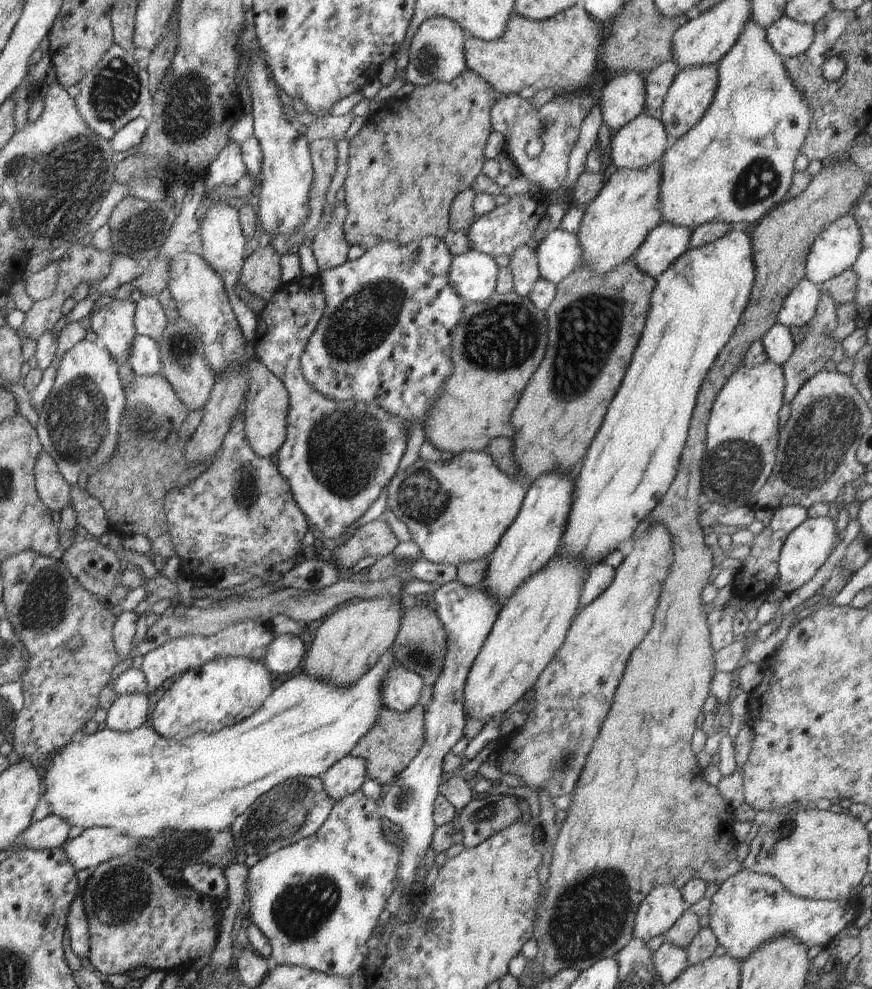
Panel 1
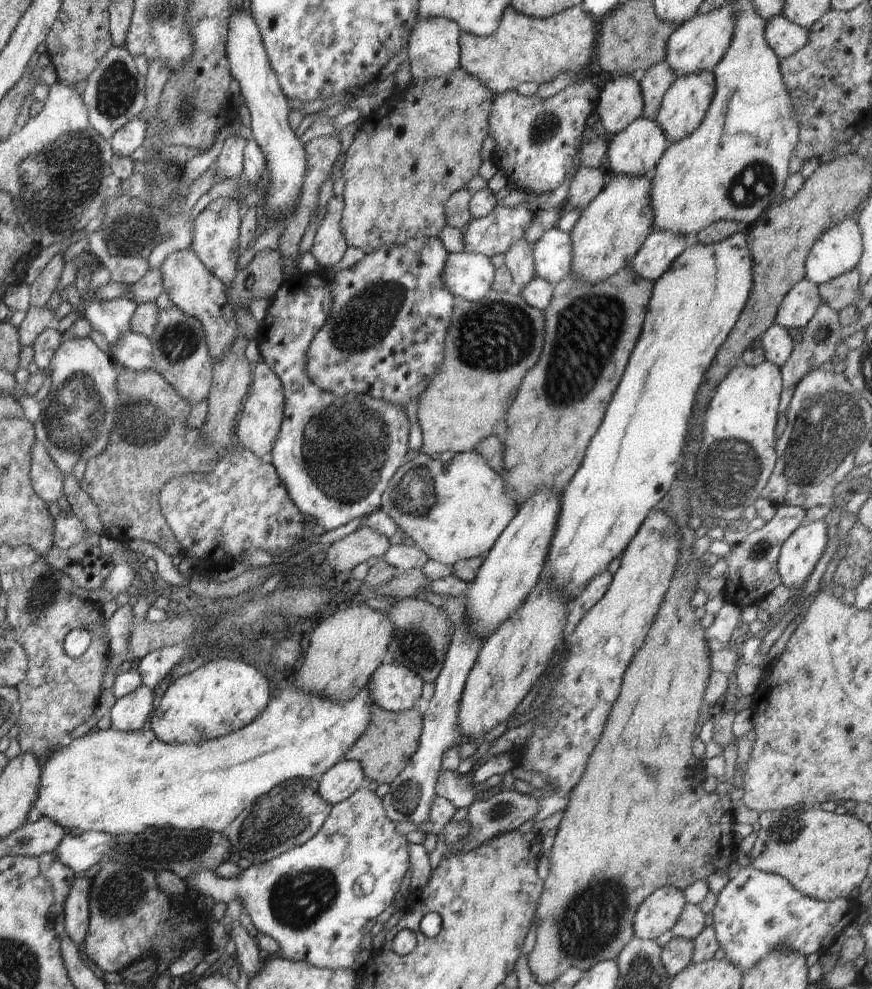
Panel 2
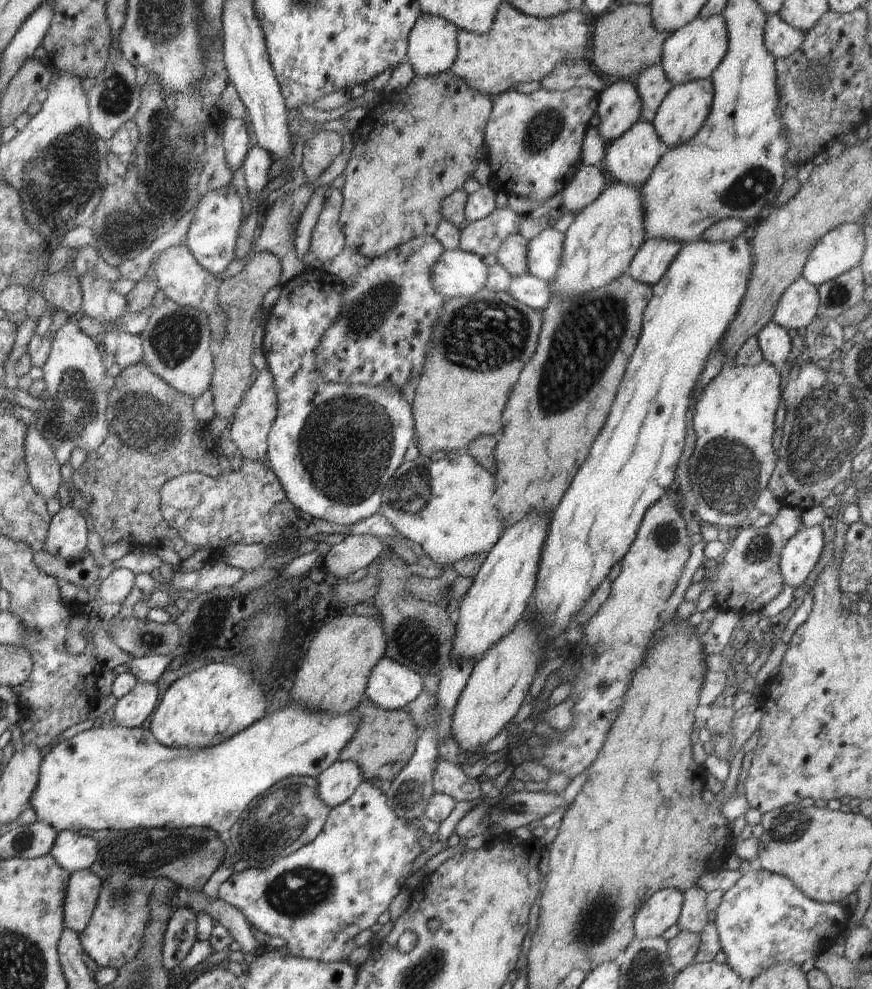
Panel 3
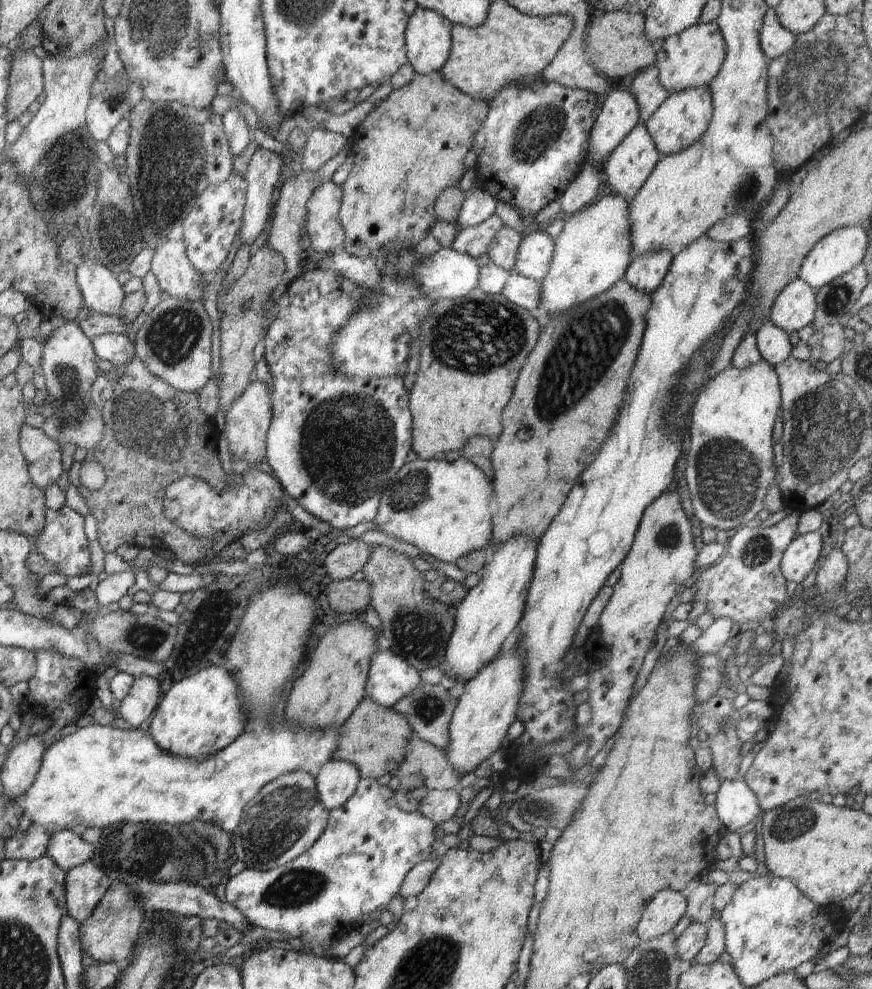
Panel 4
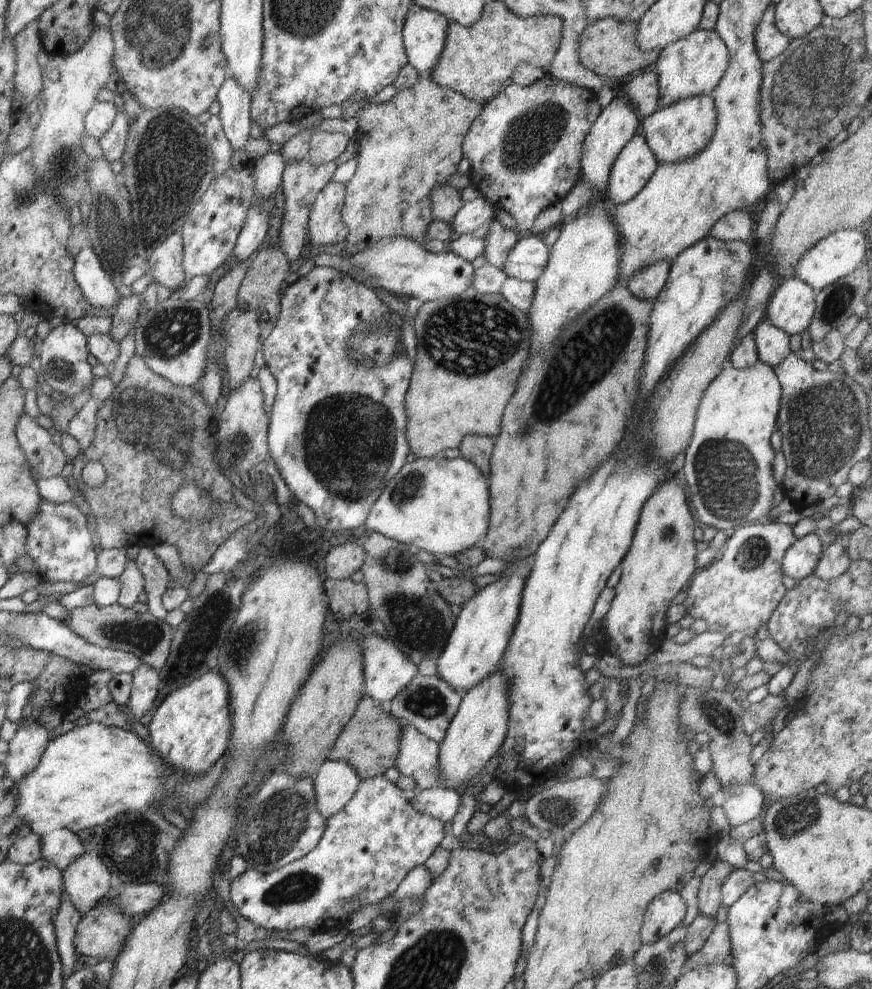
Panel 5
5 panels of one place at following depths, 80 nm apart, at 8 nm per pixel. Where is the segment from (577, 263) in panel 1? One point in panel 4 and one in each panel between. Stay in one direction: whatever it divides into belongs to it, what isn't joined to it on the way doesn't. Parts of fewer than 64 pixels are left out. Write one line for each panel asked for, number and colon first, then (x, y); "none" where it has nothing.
2: (552, 253)
3: (543, 254)
4: (535, 252)

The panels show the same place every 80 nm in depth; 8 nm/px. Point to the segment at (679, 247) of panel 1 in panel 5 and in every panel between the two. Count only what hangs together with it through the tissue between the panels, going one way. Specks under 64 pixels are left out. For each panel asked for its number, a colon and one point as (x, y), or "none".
2: (660, 248)
3: (654, 257)
4: (646, 273)
5: (646, 284)

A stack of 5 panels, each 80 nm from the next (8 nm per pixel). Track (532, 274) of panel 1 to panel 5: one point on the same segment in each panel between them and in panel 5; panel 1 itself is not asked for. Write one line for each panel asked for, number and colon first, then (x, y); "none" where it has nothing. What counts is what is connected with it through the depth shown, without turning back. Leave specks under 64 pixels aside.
2: (518, 259)
3: (511, 253)
4: (502, 250)
5: (499, 241)

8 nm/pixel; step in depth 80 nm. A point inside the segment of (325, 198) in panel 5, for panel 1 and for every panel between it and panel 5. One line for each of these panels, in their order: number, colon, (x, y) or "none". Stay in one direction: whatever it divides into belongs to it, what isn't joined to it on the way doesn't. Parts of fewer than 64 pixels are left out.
1: (330, 248)
2: (329, 245)
3: (327, 240)
4: (326, 233)

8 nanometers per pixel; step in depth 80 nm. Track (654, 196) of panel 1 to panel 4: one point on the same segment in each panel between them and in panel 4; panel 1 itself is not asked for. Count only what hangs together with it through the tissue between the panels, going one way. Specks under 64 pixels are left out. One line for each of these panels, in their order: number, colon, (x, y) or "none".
2: (609, 232)
3: (598, 247)
4: (591, 254)

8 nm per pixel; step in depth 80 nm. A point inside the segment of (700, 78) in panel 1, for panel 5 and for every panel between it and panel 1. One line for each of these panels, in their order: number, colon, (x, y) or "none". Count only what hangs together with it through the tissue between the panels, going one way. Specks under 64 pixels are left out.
2: (683, 107)
3: (681, 114)
4: (683, 118)
5: (674, 133)

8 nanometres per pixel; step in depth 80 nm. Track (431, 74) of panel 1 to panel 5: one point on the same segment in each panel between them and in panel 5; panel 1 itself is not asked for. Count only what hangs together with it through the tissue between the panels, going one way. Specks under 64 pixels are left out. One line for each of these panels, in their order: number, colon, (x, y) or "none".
2: (434, 50)
3: (432, 41)
4: (428, 34)
5: (424, 33)

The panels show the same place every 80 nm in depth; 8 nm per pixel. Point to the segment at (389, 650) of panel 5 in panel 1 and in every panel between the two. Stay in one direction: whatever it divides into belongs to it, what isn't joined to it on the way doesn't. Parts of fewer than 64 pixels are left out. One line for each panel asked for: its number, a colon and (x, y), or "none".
1: (401, 690)
2: (392, 687)
3: (390, 685)
4: (389, 678)

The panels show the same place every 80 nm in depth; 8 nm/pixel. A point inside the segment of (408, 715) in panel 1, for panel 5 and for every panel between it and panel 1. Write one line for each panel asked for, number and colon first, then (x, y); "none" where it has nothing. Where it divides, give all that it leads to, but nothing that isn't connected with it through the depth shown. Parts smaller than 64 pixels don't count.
2: (391, 738)
3: (384, 741)
4: (374, 738)
5: (369, 743)

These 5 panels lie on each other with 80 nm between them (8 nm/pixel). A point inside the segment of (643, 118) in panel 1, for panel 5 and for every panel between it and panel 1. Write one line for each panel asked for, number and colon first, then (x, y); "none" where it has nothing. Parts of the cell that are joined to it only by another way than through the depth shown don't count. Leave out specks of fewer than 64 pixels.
2: (634, 152)
3: (630, 159)
4: (627, 168)
5: (636, 164)

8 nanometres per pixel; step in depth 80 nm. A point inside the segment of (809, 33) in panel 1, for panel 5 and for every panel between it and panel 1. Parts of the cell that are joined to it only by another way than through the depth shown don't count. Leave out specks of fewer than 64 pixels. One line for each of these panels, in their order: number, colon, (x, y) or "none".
2: (786, 38)
3: (780, 39)
4: (775, 40)
5: (770, 42)

